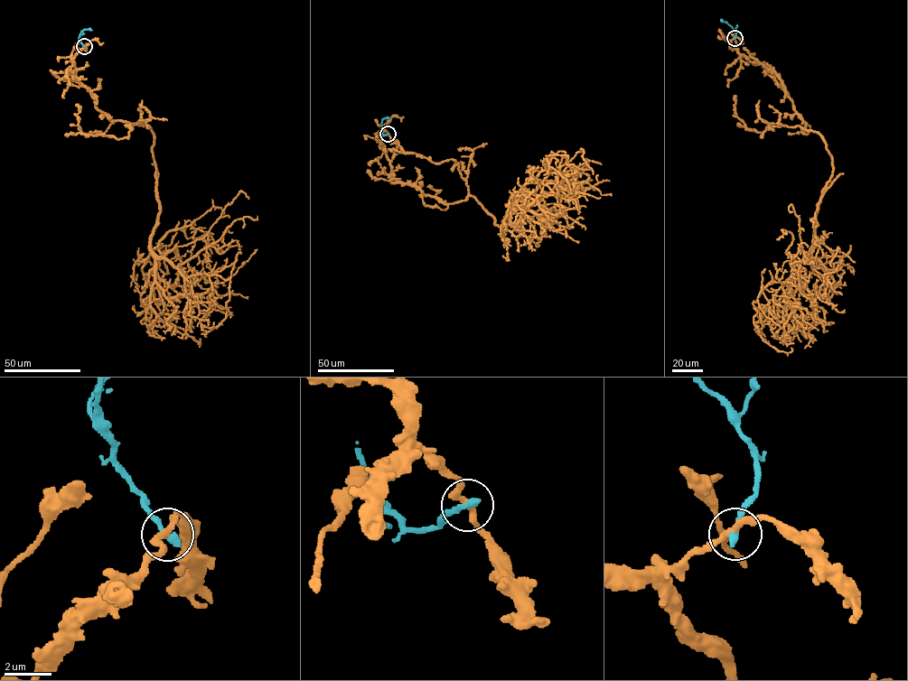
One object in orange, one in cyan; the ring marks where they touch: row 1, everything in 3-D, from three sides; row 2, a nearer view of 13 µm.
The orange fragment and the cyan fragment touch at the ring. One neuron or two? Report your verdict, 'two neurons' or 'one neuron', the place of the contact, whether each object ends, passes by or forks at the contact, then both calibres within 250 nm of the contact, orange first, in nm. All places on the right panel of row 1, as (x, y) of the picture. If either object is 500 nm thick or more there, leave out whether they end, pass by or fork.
two neurons | (734, 38) | orange passes by | cyan ends | 260/340 nm

